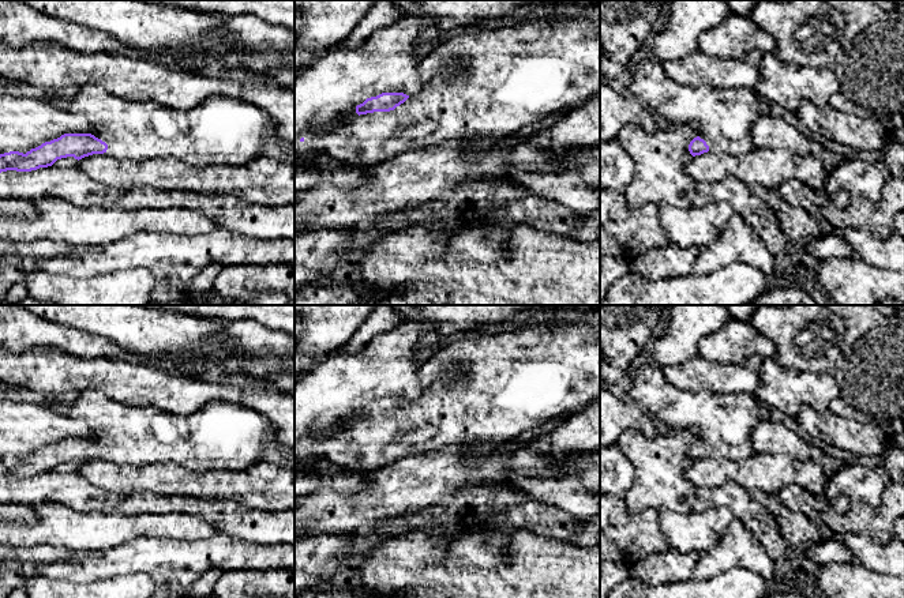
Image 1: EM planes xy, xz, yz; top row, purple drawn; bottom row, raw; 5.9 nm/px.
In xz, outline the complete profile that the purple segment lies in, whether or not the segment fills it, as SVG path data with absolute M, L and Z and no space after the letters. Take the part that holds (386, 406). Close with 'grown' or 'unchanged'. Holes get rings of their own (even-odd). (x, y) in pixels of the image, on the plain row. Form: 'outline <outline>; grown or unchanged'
outline M600 308L570 315L547 312L551 317L575 316L578 323L525 324L518 330L476 332L428 351L419 369L420 395L413 400L382 398L356 411L356 421L333 437L311 444L308 455L323 456L344 469L371 471L401 458L435 452L445 447L469 447L479 458L500 443L528 436L600 398Z; grown

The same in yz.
outline M649 364L633 371L629 395L633 403L649 410L663 421L668 430L689 429L698 437L698 441L689 450L693 462L708 456L742 460L755 455L751 435L757 424L765 417L765 409L751 394L682 391L665 379L660 365Z; grown

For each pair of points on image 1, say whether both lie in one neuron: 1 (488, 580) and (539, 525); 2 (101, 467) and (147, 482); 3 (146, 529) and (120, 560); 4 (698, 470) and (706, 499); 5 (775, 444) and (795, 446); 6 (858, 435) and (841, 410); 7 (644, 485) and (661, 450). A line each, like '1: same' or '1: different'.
1: different
2: same
3: different
4: different
5: same
6: different
7: same

